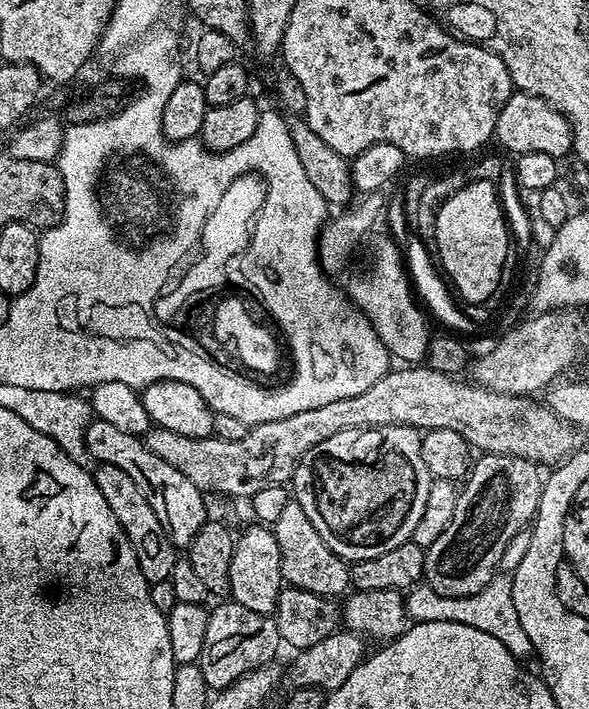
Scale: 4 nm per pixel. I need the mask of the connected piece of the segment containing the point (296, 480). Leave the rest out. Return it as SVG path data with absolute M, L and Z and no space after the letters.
M408 424L351 428L318 442L296 463L291 491L334 554L355 562L411 541L434 479L422 462L420 437Z

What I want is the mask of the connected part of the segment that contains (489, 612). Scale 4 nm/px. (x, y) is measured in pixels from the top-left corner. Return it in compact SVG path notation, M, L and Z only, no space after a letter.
M494 575L490 578L490 582L486 582L486 586L482 586L482 590L478 590L478 594L470 594L469 596L443 596L434 591L427 582L421 582L407 593L406 603L409 621L418 624L422 622L458 622L462 626L474 626L474 630L482 630L486 634L498 638L498 642L502 642L502 646L506 646L508 653L521 662L527 661L527 656L533 655L530 637L526 635L526 629L522 627L522 622L518 618L518 610L514 607L511 575Z

